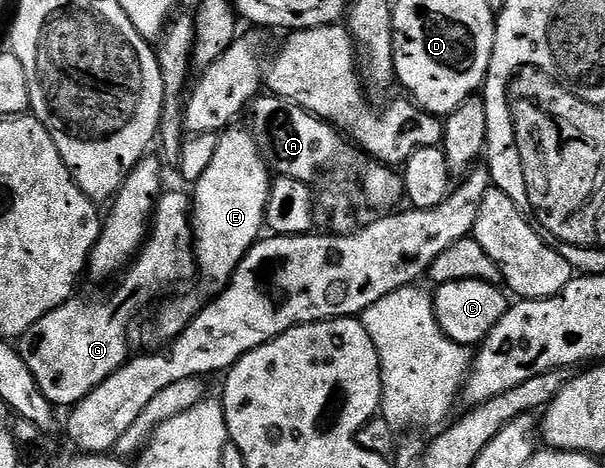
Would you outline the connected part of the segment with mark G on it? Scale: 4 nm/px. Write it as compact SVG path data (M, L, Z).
M164 190L155 203L155 213L151 217L151 226L146 240L139 249L138 255L131 260L129 266L122 272L121 278L114 284L108 299L79 299L72 297L67 302L45 313L41 321L37 321L25 334L17 340L19 356L29 365L29 373L37 381L41 393L56 408L70 409L80 403L105 377L109 377L121 365L127 362L127 326L138 311L143 311L162 291L167 291L175 282L183 283L186 279L196 278L197 264L193 250L193 232L191 216L193 214L193 199L183 191Z

